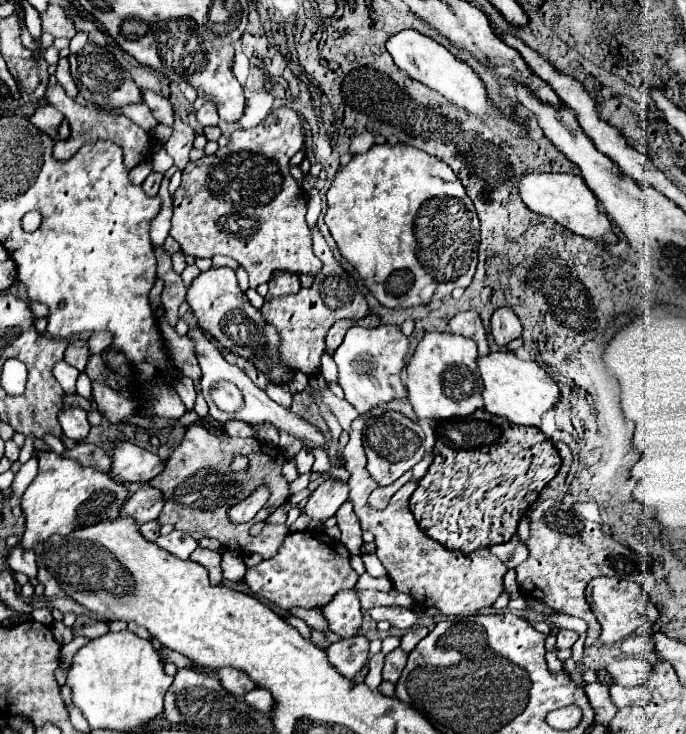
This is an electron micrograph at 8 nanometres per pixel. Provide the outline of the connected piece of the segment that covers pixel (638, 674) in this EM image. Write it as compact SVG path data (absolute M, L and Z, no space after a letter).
M620 658L608 664L608 674L622 686L646 684L652 672L652 666L640 658Z

